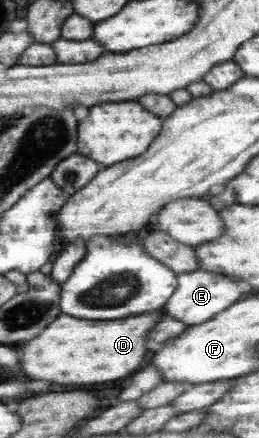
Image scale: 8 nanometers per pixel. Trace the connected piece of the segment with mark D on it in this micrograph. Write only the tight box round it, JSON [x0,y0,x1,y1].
[18,312,162,384]

